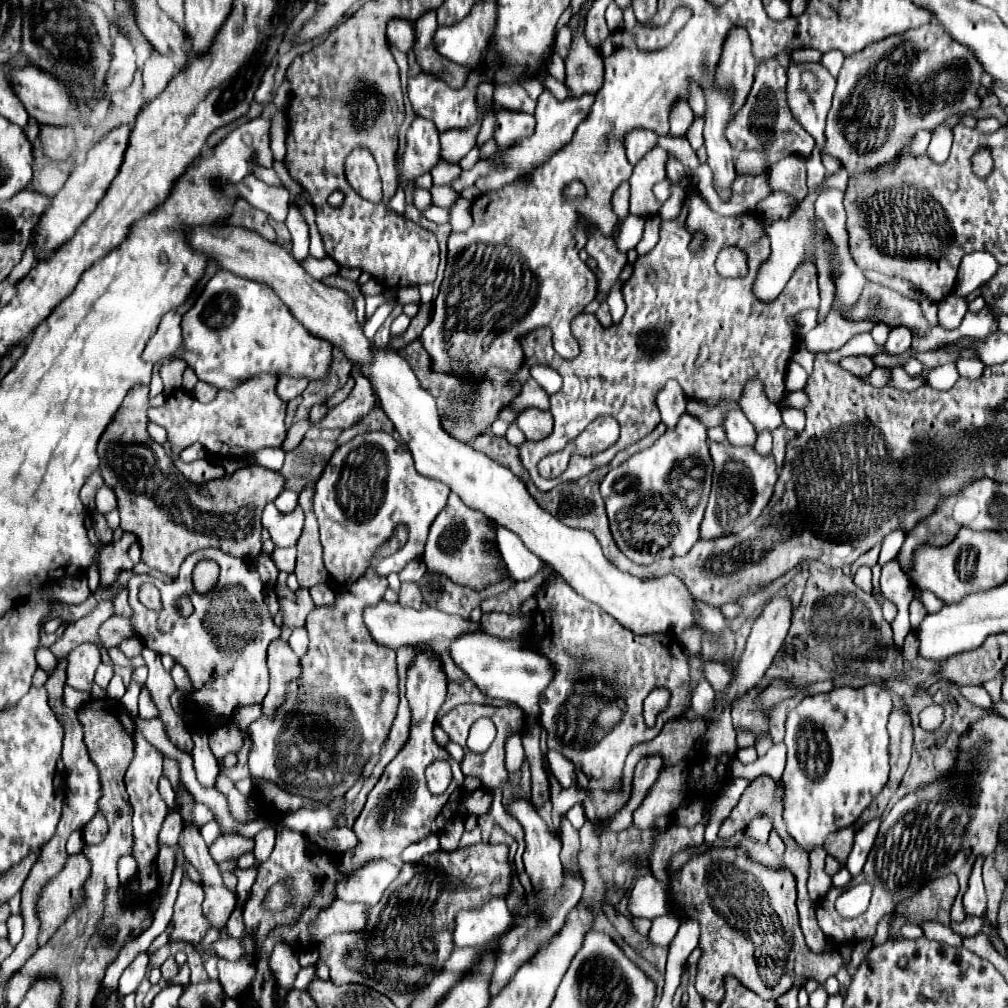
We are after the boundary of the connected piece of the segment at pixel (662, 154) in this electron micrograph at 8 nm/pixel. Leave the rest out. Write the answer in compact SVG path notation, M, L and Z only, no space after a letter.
M659 145L653 147L633 169L629 179L631 183L631 213L637 217L655 217L659 215L661 203L653 195L653 185L665 179L665 161L667 151Z

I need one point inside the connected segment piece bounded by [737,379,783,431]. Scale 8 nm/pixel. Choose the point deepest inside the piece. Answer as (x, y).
(763, 414)

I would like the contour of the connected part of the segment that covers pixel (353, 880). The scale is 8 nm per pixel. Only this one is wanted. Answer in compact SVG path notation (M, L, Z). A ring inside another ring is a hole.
M369 861L357 869L357 873L349 873L349 877L343 877L337 883L337 899L377 905L383 891L391 881L395 881L399 871L399 865L391 865L387 861Z

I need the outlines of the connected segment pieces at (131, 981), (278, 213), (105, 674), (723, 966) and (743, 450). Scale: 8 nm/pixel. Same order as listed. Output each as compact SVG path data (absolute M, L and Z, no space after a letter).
M139 953L135 957L135 961L123 971L123 975L119 979L119 989L117 989L117 997L119 999L127 997L129 993L133 993L139 987L139 983L143 981L143 977L147 973L147 963L149 963L149 955L147 953Z
M245 177L243 185L237 185L237 193L255 209L265 211L273 221L285 221L291 203L285 187L271 187L257 177Z
M101 663L101 665L97 667L97 673L95 673L95 683L97 683L99 687L107 689L107 685L109 685L111 677L113 677L113 667L111 667L111 665Z
M711 845L703 853L691 857L679 871L673 873L671 891L669 891L673 911L681 919L693 919L701 927L699 947L701 957L697 961L697 977L695 977L695 989L703 999L709 999L713 1003L721 1003L725 997L725 977L735 977L741 985L757 993L765 1001L775 1001L783 993L787 993L791 987L805 987L809 979L815 979L823 983L827 977L833 975L831 963L809 951L805 945L799 917L797 917L797 889L795 889L795 877L787 867L771 869L747 853L743 847L725 847L725 845Z
M729 441L711 443L709 447L715 471L709 505L701 523L701 539L715 539L743 531L761 515L763 507L773 495L773 485L777 481L777 467L773 455L759 455L753 447L735 447L729 445Z

